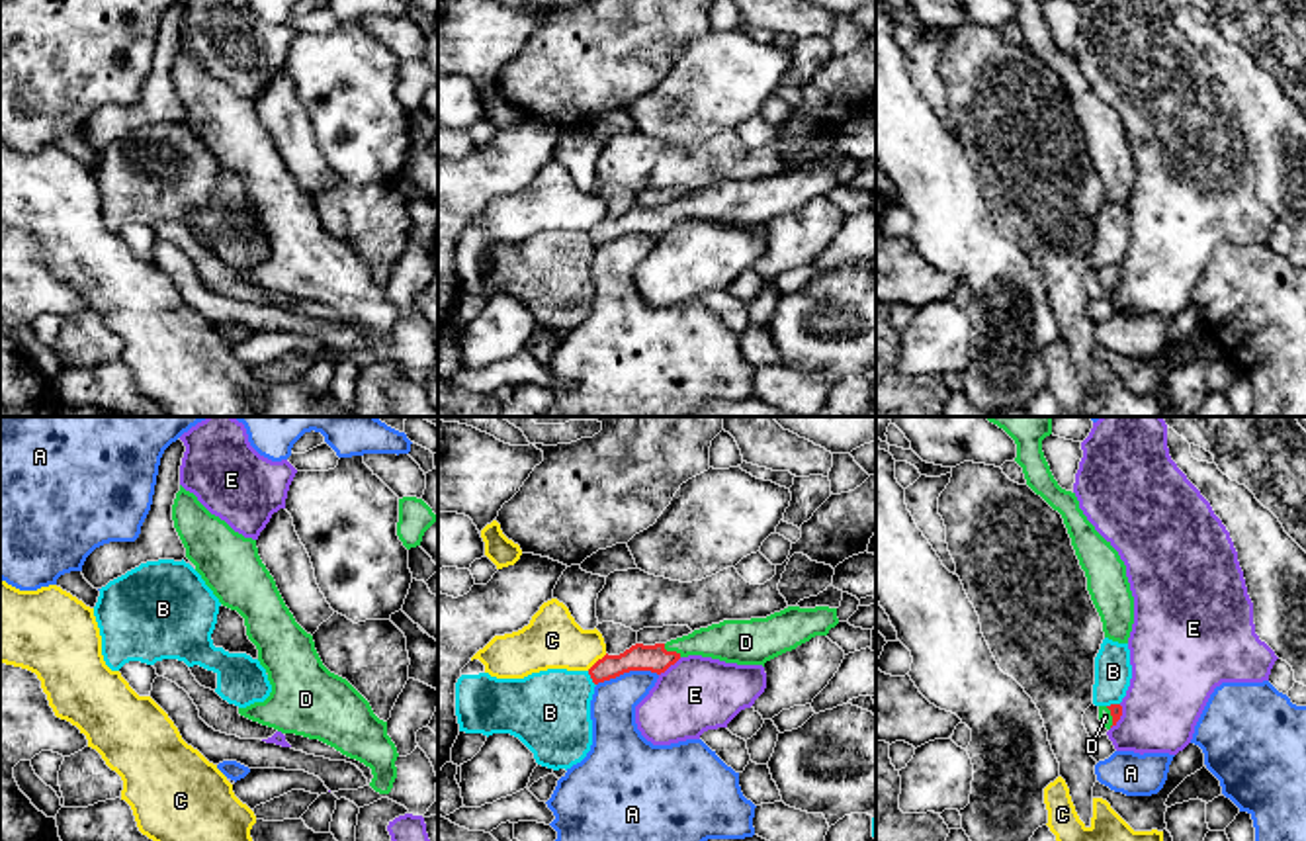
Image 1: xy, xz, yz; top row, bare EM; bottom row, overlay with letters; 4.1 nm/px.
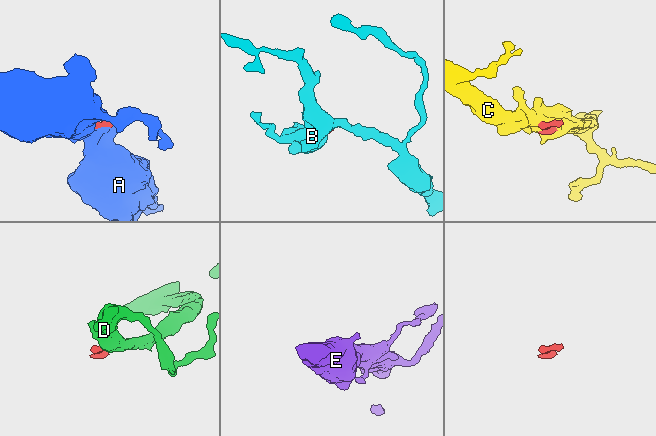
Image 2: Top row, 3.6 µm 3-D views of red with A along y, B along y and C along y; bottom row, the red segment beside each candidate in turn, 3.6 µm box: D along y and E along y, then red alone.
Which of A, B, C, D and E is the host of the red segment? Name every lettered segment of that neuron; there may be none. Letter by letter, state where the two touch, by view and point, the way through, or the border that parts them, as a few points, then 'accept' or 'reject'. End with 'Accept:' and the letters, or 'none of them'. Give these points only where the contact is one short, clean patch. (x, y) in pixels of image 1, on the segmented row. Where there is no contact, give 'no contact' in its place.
A: contact xz (626, 671); reject
B: contact xz (591, 677); reject
C: contact xz (599, 660); reject
D: contact xz (671, 652); way xz (655, 658), (671, 652), (698, 642), (730, 640); accept
E: contact xz (669, 665); border xz (681, 658), (659, 675); reject
Accept: D

